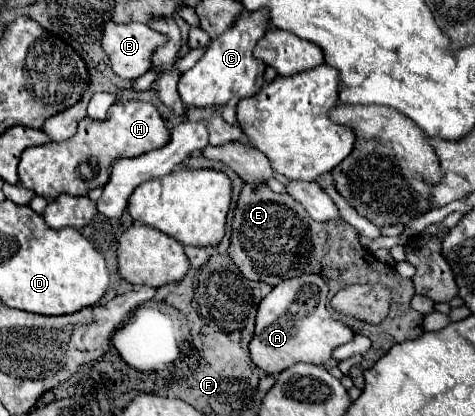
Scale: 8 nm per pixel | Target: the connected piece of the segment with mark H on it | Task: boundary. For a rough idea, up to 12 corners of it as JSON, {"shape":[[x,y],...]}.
{"shape":[[117,101],[63,143],[21,155],[23,187],[55,199],[109,181],[117,159],[169,143],[159,109]]}

